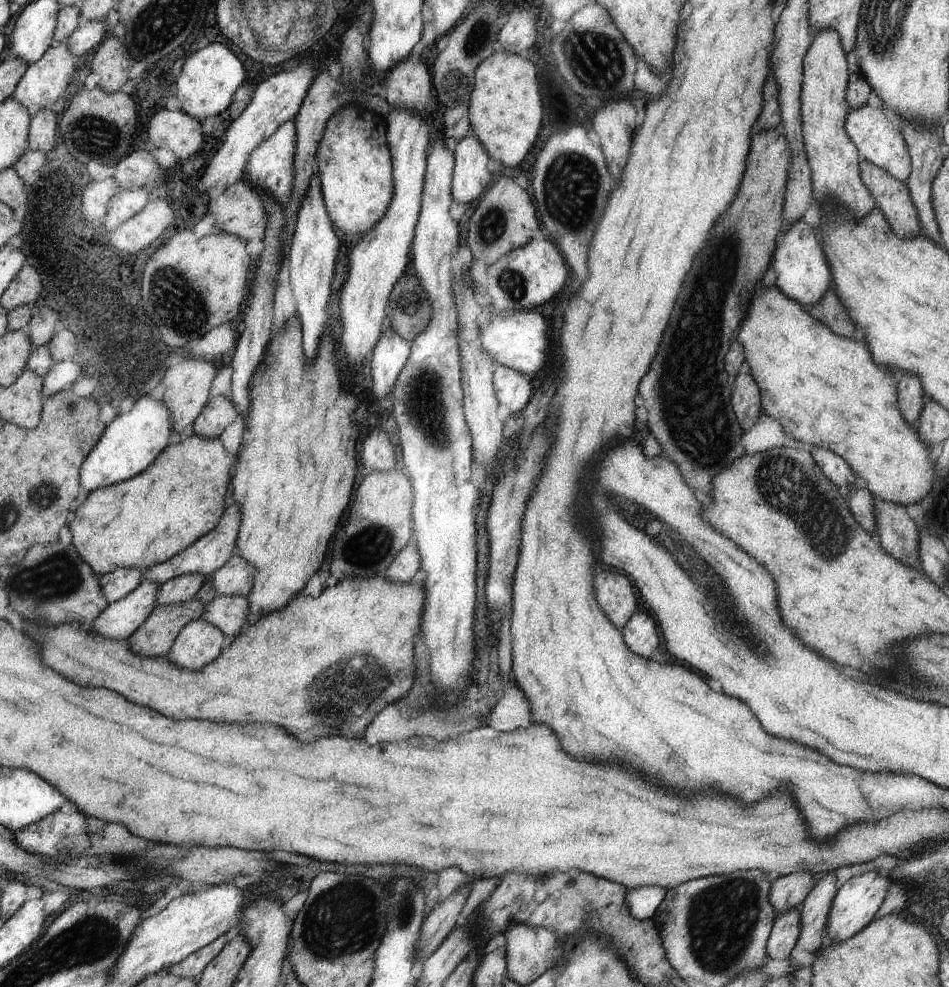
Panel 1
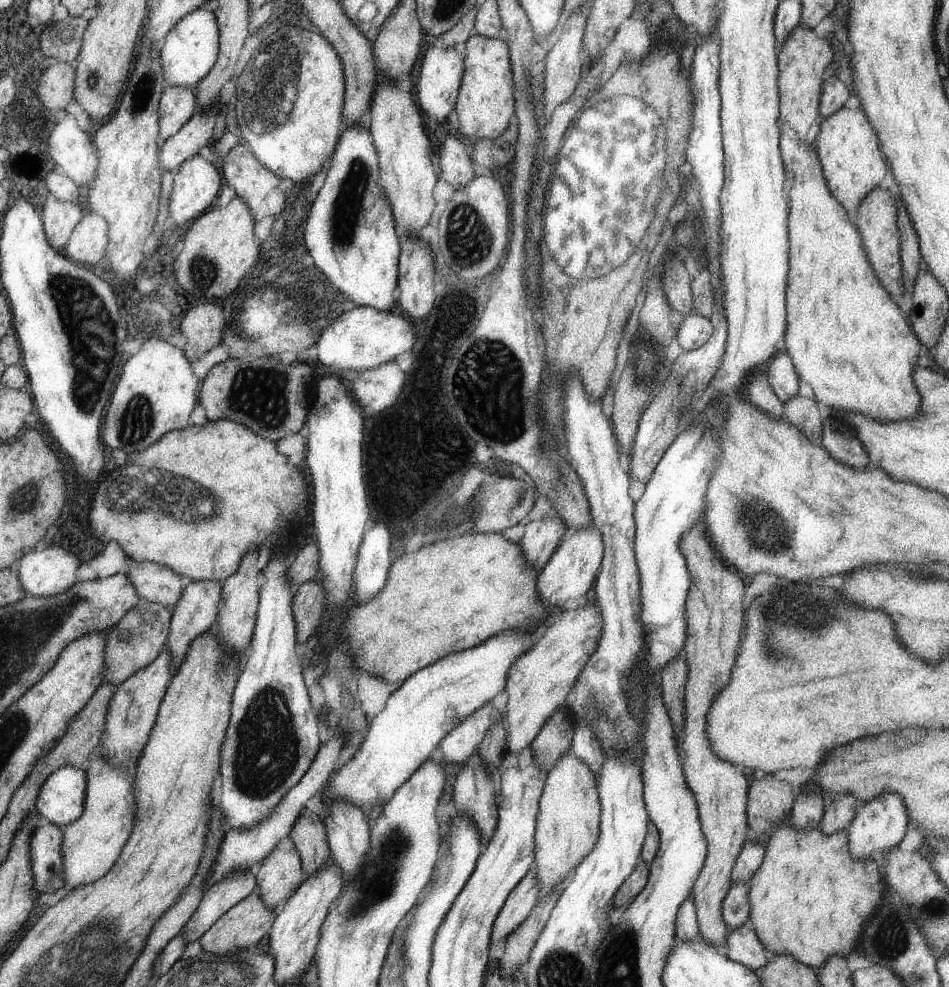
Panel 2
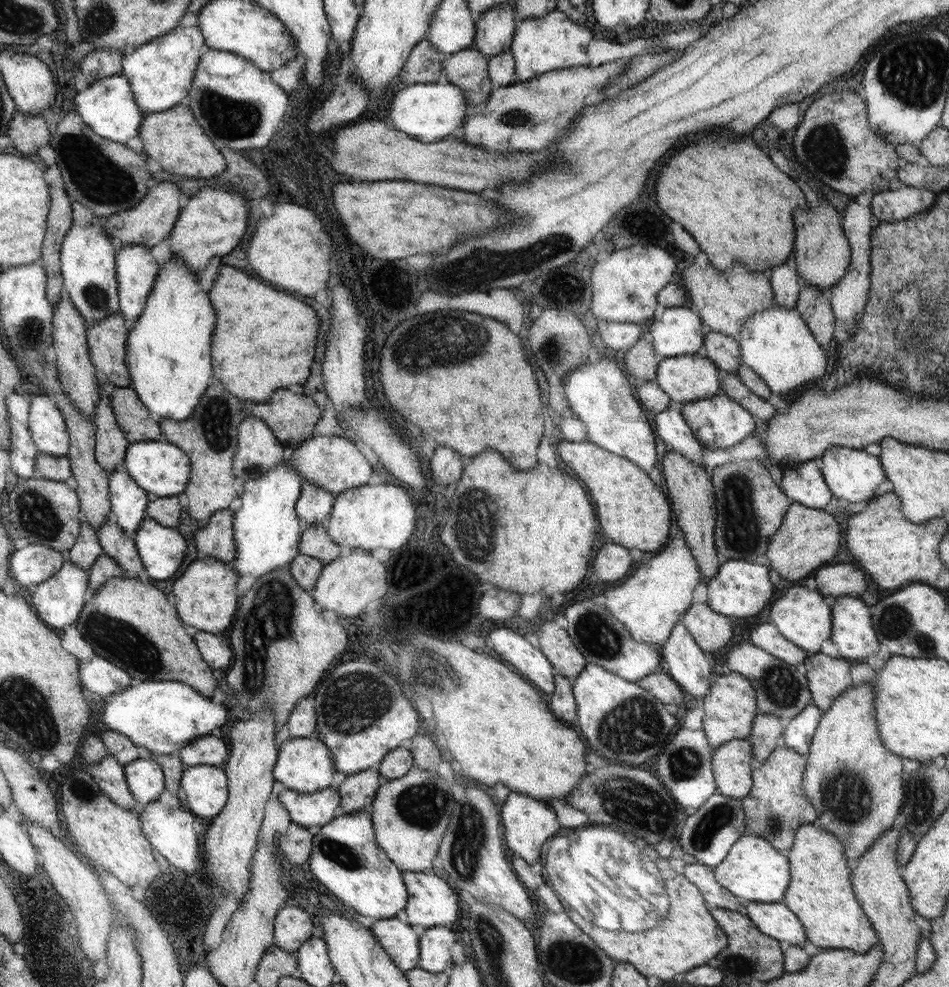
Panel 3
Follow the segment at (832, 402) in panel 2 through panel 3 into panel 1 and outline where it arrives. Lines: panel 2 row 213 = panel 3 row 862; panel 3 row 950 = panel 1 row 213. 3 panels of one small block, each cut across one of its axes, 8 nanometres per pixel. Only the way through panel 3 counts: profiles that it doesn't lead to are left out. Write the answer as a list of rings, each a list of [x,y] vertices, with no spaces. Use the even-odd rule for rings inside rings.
[[[832,27],[820,29],[814,32],[812,42],[803,58],[803,81],[801,84],[801,125],[803,128],[803,143],[807,154],[807,159],[811,168],[813,178],[813,193],[821,204],[834,201],[837,205],[848,207],[857,219],[865,217],[868,212],[876,208],[876,200],[873,193],[865,185],[861,178],[860,162],[862,154],[849,137],[845,129],[845,120],[849,116],[848,108],[860,109],[861,106],[868,104],[872,99],[873,90],[867,80],[860,73],[850,73],[850,84],[848,84],[848,63],[846,62],[846,50],[841,42],[841,35]]]

